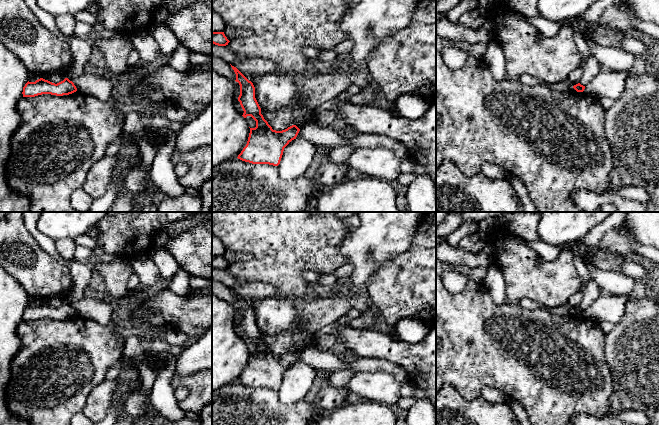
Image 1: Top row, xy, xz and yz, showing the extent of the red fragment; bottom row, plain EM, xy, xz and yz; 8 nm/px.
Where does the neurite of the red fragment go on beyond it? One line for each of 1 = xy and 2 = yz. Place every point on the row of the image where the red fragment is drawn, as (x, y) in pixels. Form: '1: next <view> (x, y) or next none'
1: next none
2: next none

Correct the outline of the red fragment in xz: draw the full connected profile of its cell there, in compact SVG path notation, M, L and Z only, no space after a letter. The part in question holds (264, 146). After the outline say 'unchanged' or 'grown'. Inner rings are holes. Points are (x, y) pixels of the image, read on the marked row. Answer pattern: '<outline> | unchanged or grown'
M232 66L236 74L236 82L240 85L240 95L238 101L244 111L243 117L251 116L256 121L256 127L250 128L250 133L246 146L238 155L238 159L252 164L269 164L278 166L280 164L284 148L294 139L296 139L300 129L292 125L285 130L276 131L268 124L261 114L261 108L255 98L255 87L236 67Z | unchanged

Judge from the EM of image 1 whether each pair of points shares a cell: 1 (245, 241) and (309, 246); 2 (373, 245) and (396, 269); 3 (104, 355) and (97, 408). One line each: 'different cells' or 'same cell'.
1: same cell
2: different cells
3: different cells

